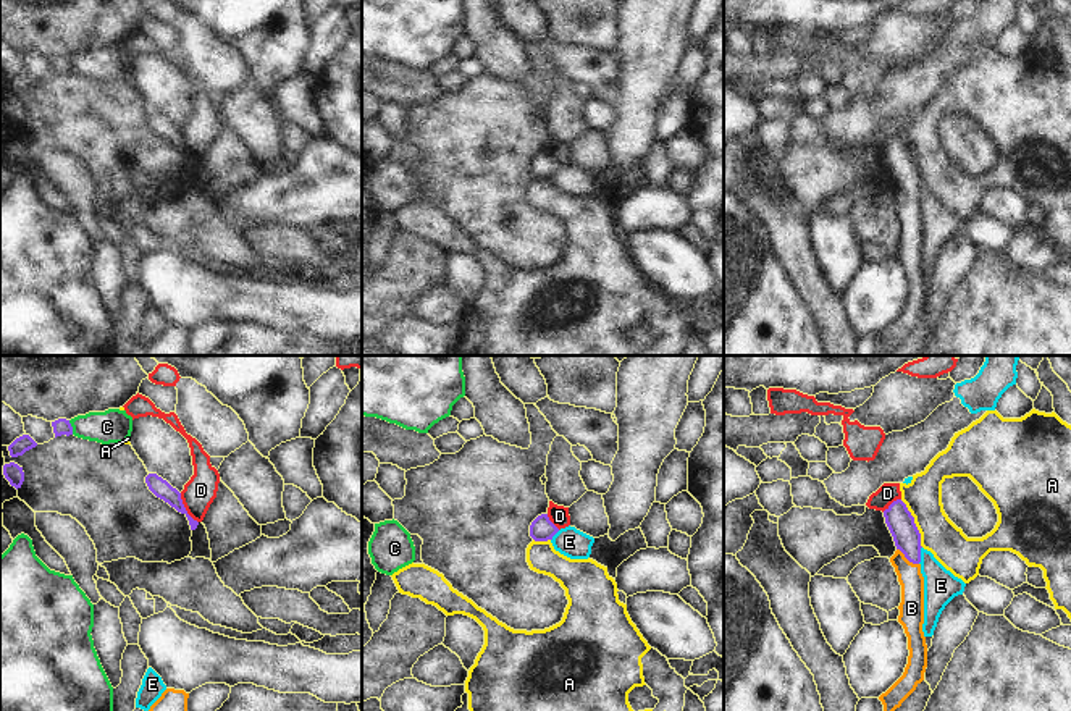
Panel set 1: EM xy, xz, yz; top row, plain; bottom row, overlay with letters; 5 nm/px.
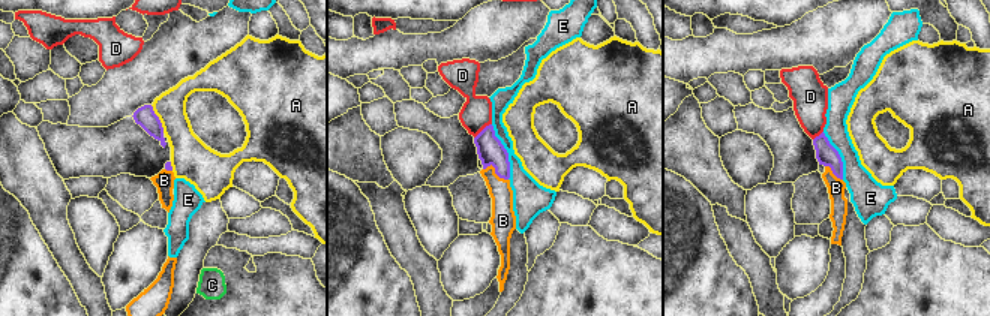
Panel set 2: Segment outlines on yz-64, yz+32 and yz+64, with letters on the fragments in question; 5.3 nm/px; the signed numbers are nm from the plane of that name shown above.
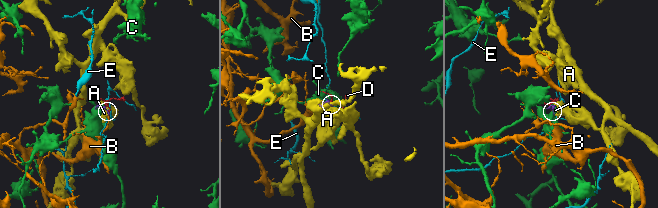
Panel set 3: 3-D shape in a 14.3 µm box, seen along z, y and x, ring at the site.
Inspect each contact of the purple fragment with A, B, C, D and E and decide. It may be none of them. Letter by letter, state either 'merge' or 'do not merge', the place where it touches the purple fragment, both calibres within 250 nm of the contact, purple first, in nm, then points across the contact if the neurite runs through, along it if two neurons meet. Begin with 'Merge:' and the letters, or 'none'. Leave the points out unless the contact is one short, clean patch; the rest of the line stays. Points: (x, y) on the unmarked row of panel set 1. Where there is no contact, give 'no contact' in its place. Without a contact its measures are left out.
Merge: B
A: do not merge; meets purple in yz at (915, 162); 140 nm thick on the purple side, 190 nm on the other; border along yz (900, 138), (913, 155), (923, 185)
B: merge; meets purple in yz at (908, 197); 140 nm thick on the purple side, 130 nm on the other; runs through yz (900, 160), (908, 180), (908, 197), (911, 246)
C: do not merge; meets purple in xy at (71, 65); 80 nm thick on the purple side, 170 nm on the other
D: do not merge; meets purple in xy at (184, 146); 90 nm thick on the purple side, 160 nm on the other; border along xy (180, 131), (184, 147), (197, 160)
E: do not merge; meets purple in yz at (919, 193); 140 nm thick on the purple side, 170 nm on the other; border along yz (921, 185), (921, 197), (918, 201)

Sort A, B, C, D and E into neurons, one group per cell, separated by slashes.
A / B / C / D / E

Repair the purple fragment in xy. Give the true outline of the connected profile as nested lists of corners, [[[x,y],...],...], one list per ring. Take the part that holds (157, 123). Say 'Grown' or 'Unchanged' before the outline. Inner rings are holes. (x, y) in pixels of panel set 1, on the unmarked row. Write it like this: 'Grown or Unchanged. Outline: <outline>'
Unchanged. Outline: [[[149,111],[145,115],[145,121],[149,124],[149,128],[160,137],[163,137],[165,141],[168,141],[171,145],[174,145],[178,150],[184,152],[189,158],[191,168],[195,168],[199,160],[194,158],[181,137],[181,131],[173,126],[166,118],[163,118],[162,115],[158,115],[157,111]]]

